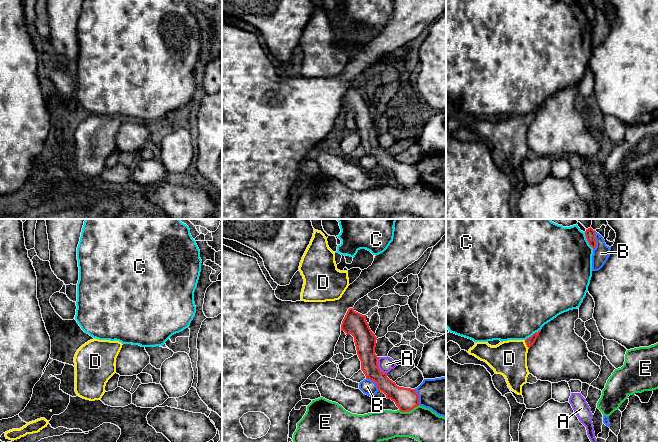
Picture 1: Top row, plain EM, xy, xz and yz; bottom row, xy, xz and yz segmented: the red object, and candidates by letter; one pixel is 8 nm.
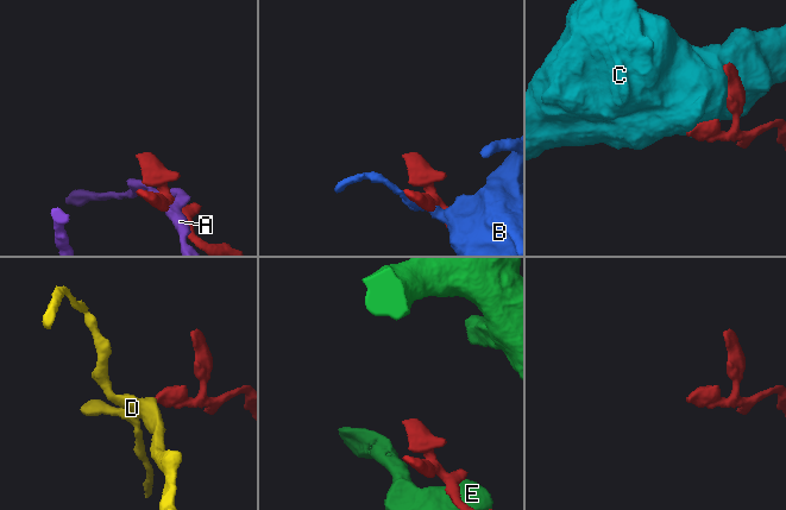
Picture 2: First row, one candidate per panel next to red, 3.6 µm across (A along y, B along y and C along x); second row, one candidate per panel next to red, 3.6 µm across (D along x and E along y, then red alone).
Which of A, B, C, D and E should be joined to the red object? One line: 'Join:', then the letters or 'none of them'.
Join: D

